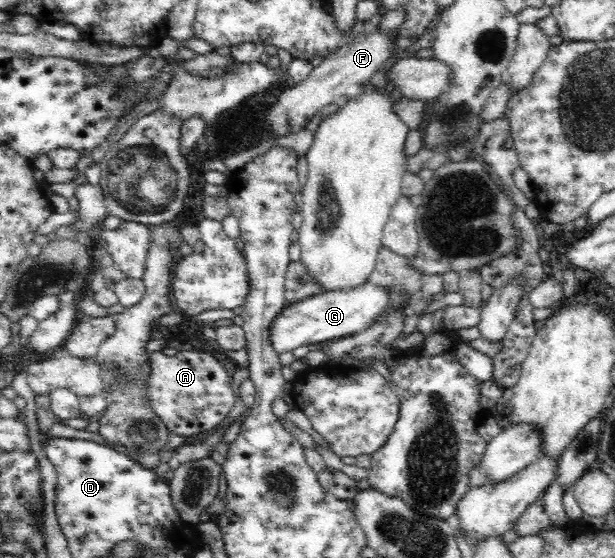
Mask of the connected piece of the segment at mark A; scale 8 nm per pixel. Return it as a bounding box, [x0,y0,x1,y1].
[145,350,234,437]

